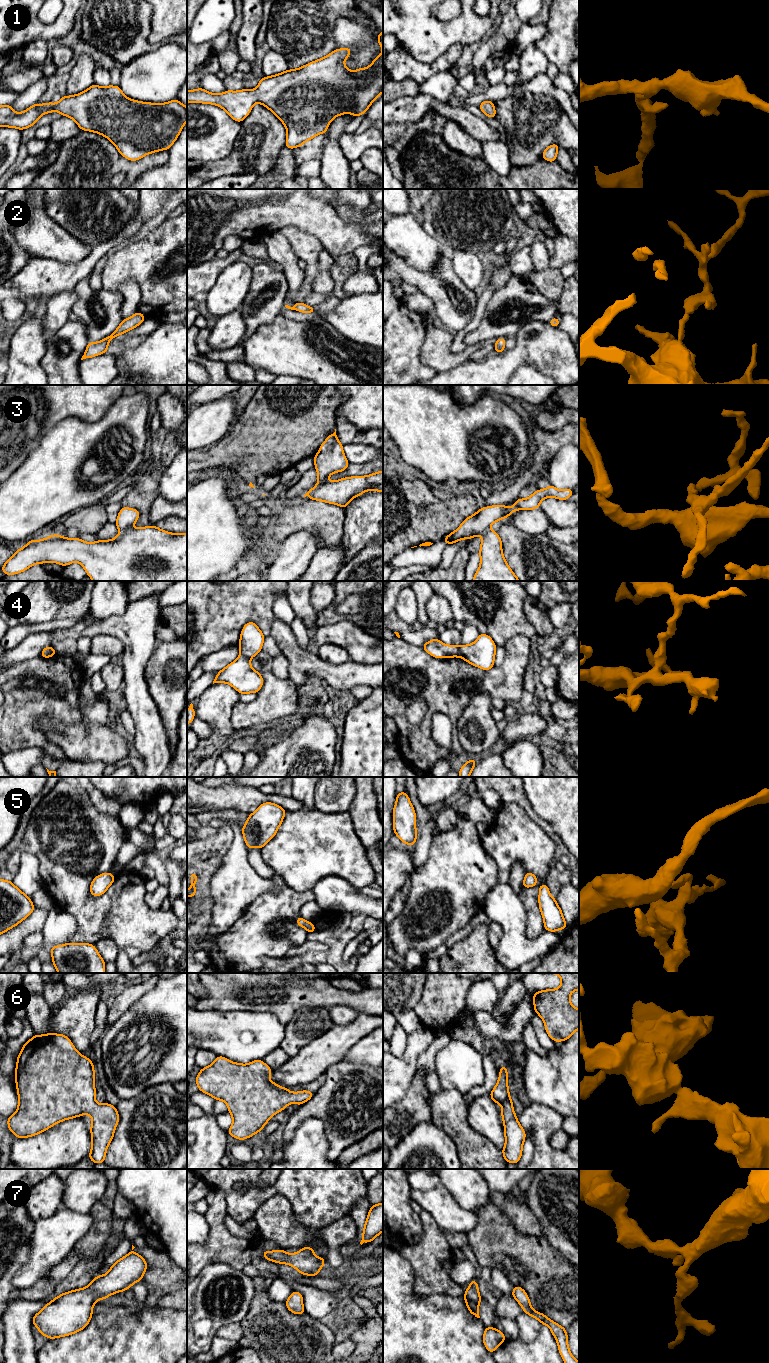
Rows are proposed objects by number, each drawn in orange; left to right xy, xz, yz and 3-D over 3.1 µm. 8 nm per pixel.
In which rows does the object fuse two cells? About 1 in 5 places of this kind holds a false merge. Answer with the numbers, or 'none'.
3, 4

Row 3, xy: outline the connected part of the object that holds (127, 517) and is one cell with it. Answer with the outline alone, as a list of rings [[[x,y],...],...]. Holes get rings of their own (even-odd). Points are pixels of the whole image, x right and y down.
[[[122,507],[115,522],[120,533],[131,528],[131,526],[139,519],[140,512],[133,508]]]

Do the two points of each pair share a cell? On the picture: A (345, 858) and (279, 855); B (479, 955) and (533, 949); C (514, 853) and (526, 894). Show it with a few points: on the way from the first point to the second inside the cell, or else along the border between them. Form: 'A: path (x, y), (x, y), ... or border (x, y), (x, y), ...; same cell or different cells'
A: path (329, 855), (295, 855); same cell
B: border (494, 949), (497, 962); different cells
C: path (527, 859), (540, 872), (540, 882), (538, 884); same cell

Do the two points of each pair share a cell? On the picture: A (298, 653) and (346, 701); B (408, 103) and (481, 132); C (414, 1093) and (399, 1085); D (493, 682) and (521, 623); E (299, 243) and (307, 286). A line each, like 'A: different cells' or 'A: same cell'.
A: different cells
B: same cell
C: different cells
D: different cells
E: same cell

